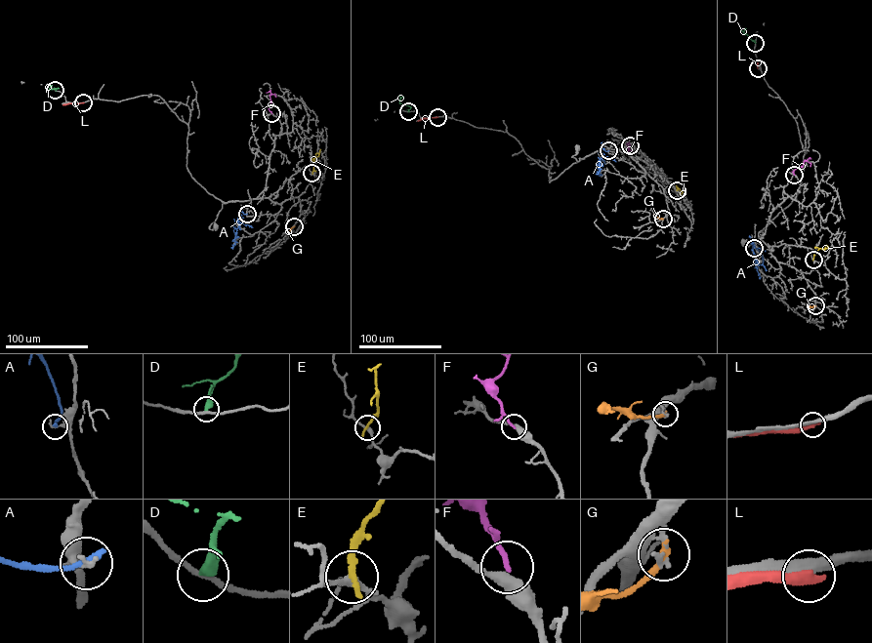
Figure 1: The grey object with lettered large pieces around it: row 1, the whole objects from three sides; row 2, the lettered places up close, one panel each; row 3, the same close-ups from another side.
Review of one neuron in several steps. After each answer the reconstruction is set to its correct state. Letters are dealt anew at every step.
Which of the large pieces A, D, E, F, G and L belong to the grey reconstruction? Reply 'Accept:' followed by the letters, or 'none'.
Accept: F

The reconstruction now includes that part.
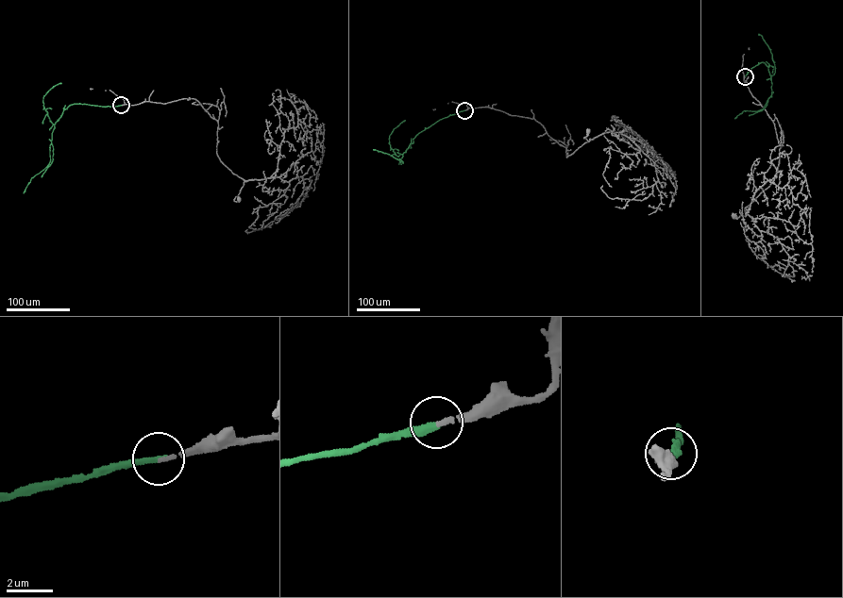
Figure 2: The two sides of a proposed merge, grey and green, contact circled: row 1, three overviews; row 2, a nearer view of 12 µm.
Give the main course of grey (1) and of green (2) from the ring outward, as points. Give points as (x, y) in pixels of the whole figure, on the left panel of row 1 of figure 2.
1: (121, 105), (195, 99), (217, 122), (217, 155), (220, 159), (246, 181), (234, 200), (239, 199)
2: (121, 105), (75, 104), (64, 109), (52, 133), (50, 161), (32, 177), (23, 193)

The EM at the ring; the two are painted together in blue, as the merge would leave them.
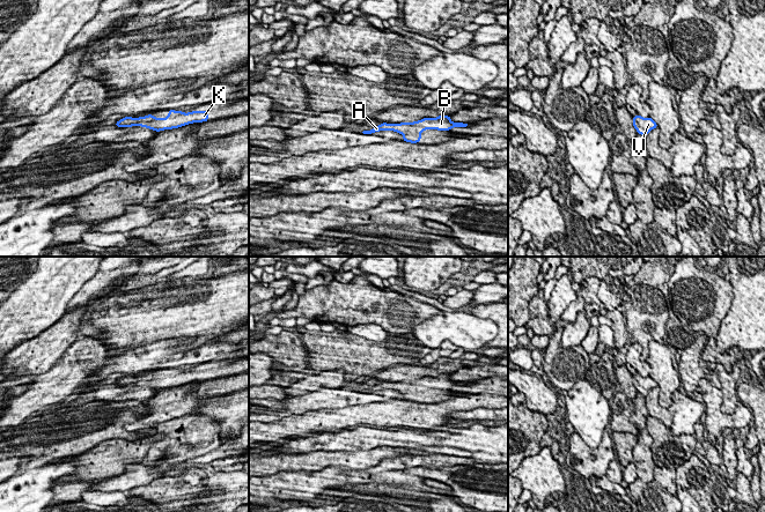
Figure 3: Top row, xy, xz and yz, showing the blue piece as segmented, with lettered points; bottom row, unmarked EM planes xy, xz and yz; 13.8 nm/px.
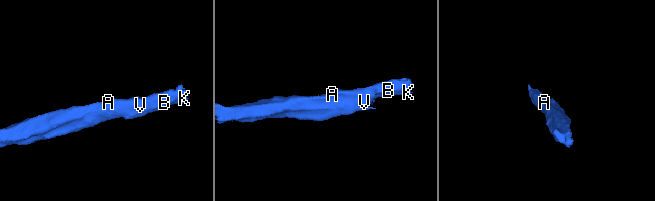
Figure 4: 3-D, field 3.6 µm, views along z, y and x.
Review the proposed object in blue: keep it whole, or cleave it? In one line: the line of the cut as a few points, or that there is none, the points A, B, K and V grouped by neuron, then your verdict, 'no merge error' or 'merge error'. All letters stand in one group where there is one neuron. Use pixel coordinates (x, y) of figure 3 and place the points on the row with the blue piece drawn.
no cut; A B K V; no merge error

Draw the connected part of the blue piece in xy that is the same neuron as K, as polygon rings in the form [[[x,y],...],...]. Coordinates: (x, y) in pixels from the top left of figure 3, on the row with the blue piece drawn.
[[[169,110],[169,116],[167,118],[160,119],[152,114],[146,117],[132,118],[124,117],[122,120],[117,121],[115,126],[118,127],[132,127],[141,126],[156,132],[163,129],[172,129],[185,126],[193,123],[208,121],[208,111],[197,111],[184,113],[183,111]]]

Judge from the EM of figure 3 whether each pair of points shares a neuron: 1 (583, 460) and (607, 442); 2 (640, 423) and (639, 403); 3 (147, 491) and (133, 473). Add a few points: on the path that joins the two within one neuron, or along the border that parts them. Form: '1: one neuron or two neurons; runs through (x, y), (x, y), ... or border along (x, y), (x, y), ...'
1: one neuron; runs through (588, 454), (597, 452), (602, 447)
2: one neuron; runs through (640, 418), (640, 408)
3: two neurons; border along (160, 473), (147, 484), (138, 487)

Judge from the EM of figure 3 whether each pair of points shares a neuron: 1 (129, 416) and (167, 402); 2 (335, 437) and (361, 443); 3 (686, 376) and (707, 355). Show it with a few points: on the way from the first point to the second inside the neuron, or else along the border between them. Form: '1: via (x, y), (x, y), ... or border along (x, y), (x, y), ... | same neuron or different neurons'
1: border along (149, 407), (149, 413), (146, 416), (126, 423) | different neurons
2: via (341, 440), (354, 440) | same neuron
3: border along (705, 338), (701, 351), (705, 362) | different neurons

